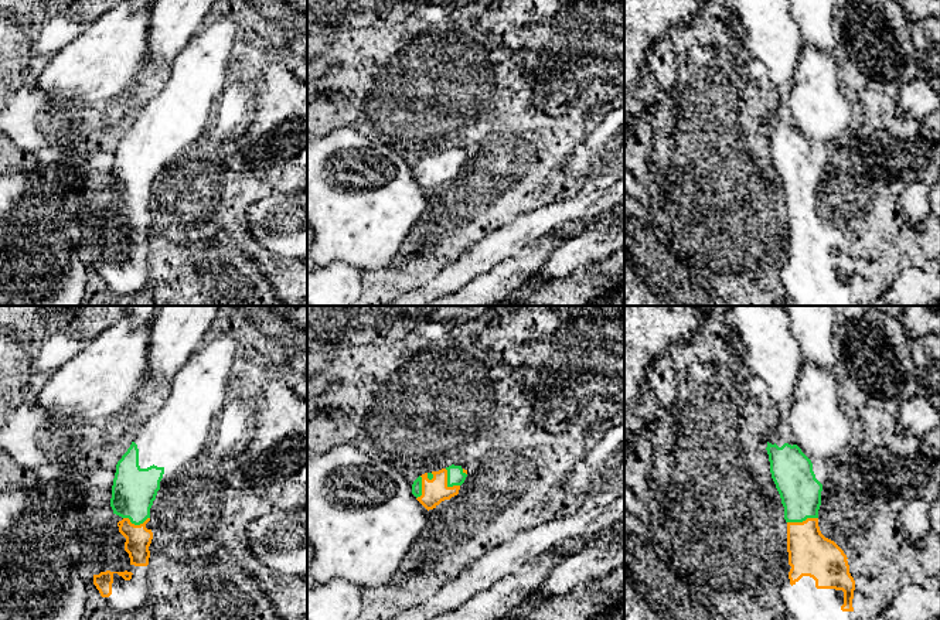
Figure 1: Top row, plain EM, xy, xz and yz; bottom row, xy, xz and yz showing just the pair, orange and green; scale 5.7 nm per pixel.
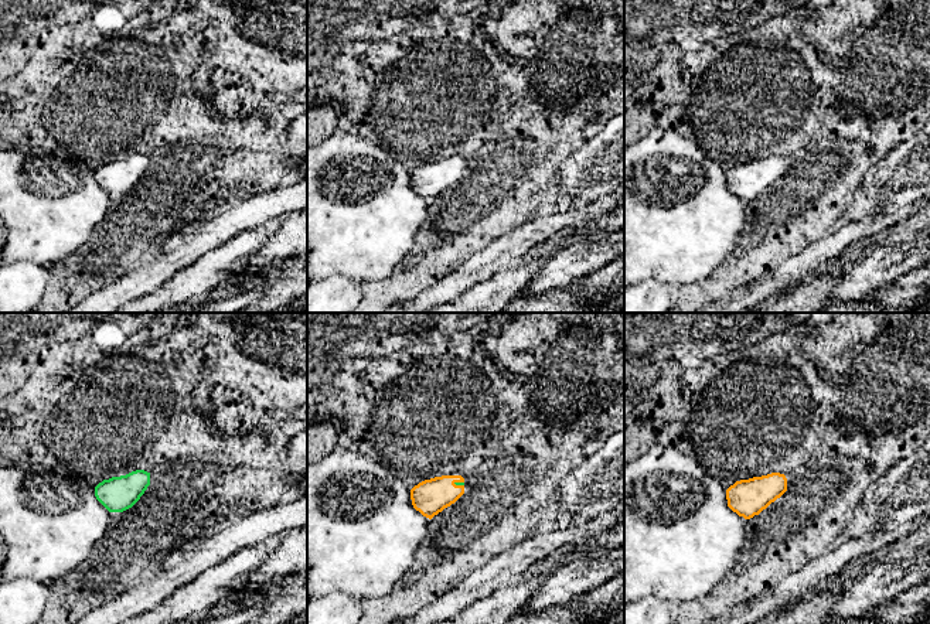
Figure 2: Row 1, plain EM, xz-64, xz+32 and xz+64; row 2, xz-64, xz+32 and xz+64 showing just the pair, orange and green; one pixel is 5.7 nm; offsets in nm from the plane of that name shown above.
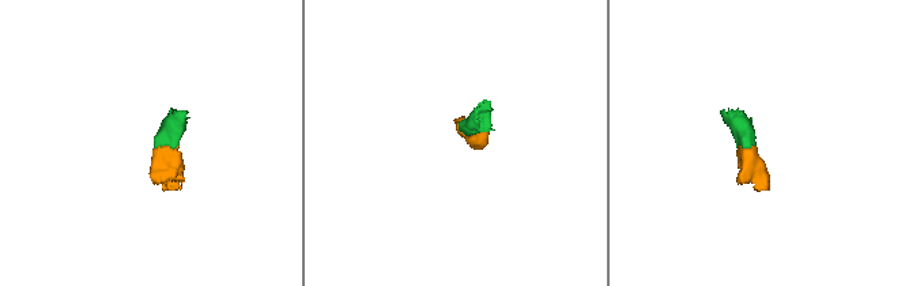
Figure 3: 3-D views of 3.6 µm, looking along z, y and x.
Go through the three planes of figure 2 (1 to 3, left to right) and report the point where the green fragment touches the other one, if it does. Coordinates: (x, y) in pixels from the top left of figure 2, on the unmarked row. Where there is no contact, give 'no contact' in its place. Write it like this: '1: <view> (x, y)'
1: no contact
2: xz+32 (459, 164)
3: no contact

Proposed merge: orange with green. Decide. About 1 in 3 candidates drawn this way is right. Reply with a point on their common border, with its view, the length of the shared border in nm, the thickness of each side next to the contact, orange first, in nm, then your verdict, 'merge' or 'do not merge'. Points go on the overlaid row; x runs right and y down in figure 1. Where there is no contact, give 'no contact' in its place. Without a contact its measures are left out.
meets orange in yz at (803, 521); contact 180 nm long; 260 nm thick on the orange side, 240 nm on the other; merge

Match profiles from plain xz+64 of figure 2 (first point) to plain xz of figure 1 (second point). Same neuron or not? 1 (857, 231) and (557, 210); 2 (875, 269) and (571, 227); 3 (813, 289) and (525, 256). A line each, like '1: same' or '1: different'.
1: same
2: different
3: same

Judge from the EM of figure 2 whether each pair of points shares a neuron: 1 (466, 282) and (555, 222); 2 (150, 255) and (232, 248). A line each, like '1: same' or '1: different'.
1: same
2: different

